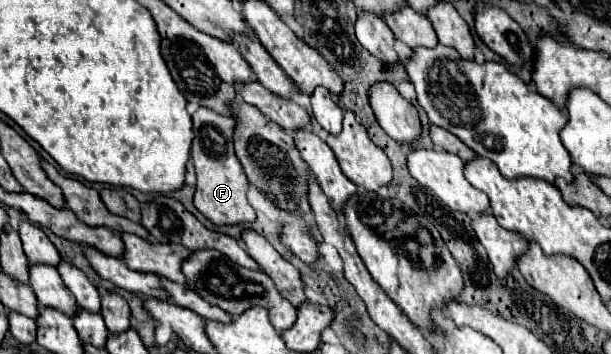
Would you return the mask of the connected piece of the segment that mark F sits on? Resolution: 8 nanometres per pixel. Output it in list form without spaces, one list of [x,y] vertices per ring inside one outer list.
[[[200,107],[194,115],[194,143],[192,143],[192,161],[196,167],[196,193],[194,205],[196,209],[214,225],[244,225],[254,223],[256,213],[246,199],[248,179],[234,155],[232,145],[232,117],[218,115],[206,107]]]

